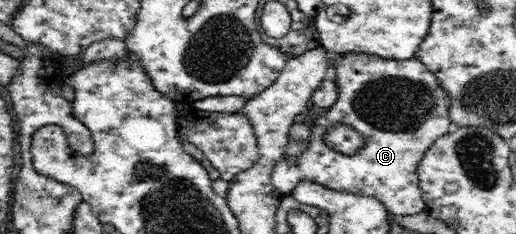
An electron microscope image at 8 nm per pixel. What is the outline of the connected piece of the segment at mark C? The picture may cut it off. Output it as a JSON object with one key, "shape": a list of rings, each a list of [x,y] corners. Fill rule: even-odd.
{"shape":[[[333,53],[336,63],[333,65],[338,99],[328,111],[311,127],[306,151],[297,158],[285,155],[273,169],[271,181],[280,192],[288,195],[303,180],[321,184],[335,191],[347,191],[364,196],[373,196],[385,204],[388,213],[394,215],[415,215],[426,210],[422,198],[418,168],[429,147],[449,131],[449,100],[447,93],[438,85],[437,77],[419,60],[413,57],[407,60],[395,60],[365,53]],[[337,123],[352,127],[364,139],[364,146],[357,155],[344,155],[327,146],[323,140],[325,131]]]}

